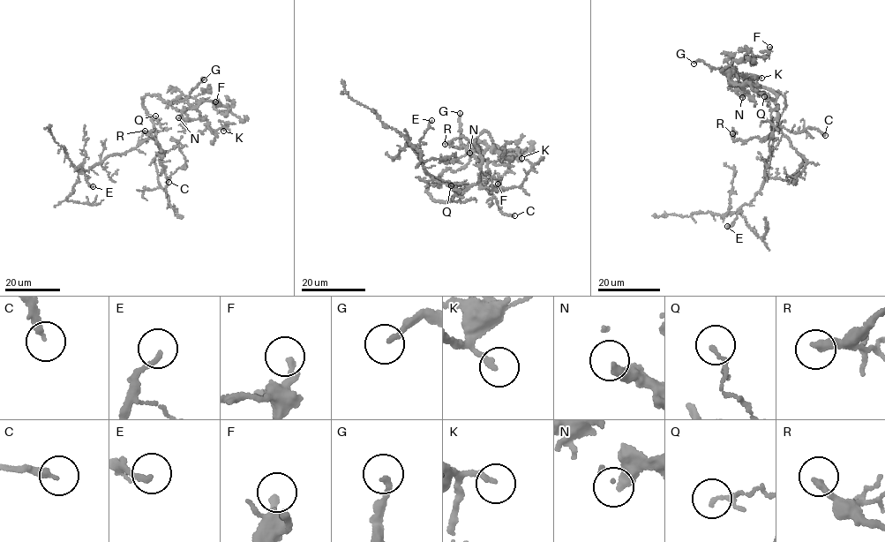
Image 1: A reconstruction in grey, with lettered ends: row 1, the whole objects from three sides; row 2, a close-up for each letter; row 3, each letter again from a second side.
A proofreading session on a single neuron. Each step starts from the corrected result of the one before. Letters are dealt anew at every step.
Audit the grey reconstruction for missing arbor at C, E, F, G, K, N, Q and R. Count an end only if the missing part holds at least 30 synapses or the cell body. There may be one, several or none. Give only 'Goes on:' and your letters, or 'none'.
Goes on: C, R

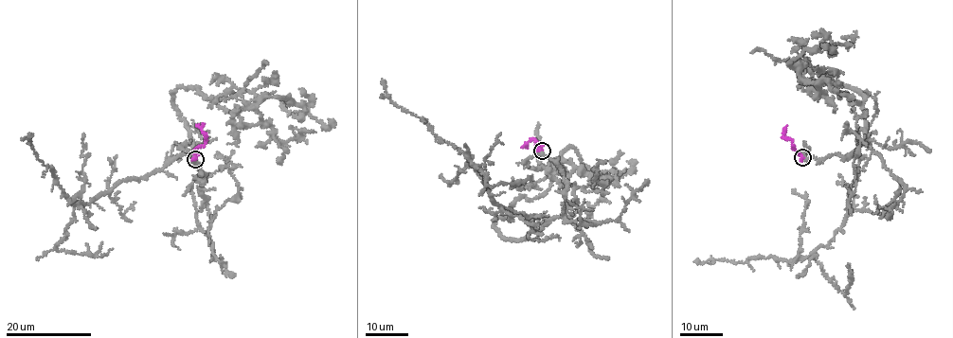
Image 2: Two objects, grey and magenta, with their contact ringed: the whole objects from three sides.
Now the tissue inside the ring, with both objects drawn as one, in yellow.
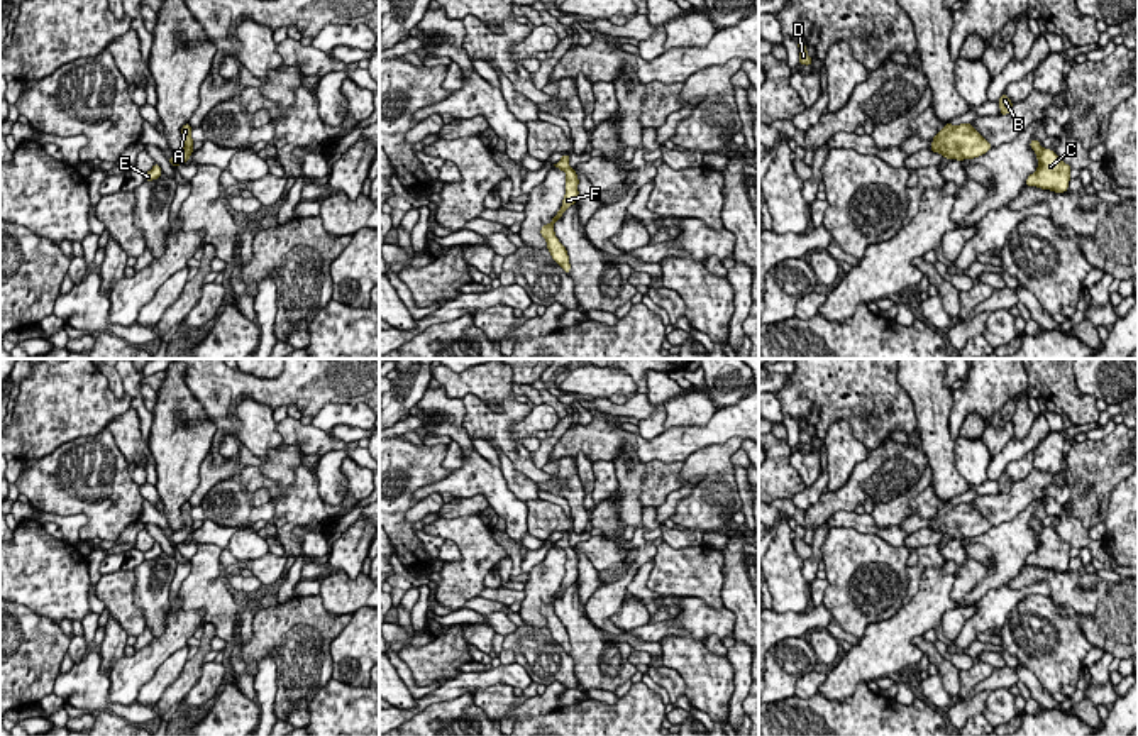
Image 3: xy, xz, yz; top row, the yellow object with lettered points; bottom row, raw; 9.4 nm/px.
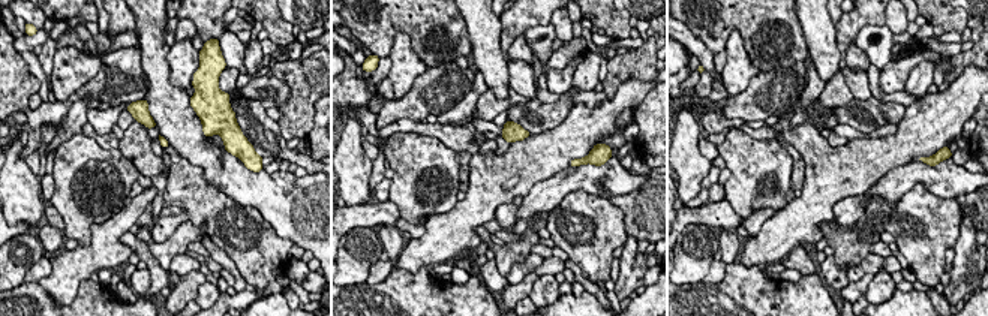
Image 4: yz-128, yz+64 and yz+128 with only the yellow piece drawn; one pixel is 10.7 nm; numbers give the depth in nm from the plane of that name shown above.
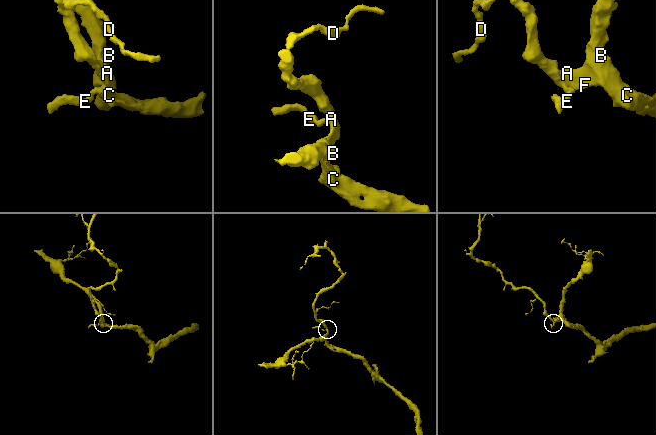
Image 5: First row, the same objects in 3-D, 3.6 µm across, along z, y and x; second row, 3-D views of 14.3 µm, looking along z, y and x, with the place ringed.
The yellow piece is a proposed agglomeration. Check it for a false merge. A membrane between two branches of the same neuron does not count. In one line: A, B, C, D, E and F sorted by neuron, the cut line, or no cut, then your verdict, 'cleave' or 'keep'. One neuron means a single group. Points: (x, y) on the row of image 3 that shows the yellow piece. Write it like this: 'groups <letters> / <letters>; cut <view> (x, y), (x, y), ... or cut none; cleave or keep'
groups A B C D E F; cut none; keep

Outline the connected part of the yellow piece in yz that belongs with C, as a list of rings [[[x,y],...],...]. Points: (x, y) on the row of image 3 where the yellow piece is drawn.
[[[1031,139],[1030,147],[1038,157],[1038,169],[1026,178],[1026,186],[1065,193],[1070,181],[1070,166],[1053,151],[1043,149],[1036,139]]]

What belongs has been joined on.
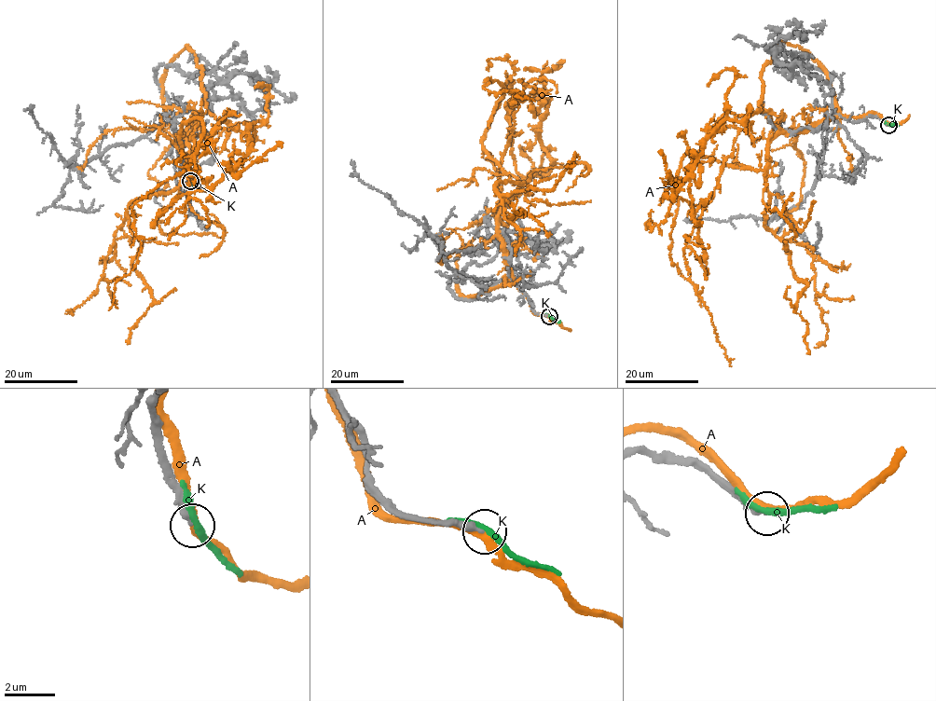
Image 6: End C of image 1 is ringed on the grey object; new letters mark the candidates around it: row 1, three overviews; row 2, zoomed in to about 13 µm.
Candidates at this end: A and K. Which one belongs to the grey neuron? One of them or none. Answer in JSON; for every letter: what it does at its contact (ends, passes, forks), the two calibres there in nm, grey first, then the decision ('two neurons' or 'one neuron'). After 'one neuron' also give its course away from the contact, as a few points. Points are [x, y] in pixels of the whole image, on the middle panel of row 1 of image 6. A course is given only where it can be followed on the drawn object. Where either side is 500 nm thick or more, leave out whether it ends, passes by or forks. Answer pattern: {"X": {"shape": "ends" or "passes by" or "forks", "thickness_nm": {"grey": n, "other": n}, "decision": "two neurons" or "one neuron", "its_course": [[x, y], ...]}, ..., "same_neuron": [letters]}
{"A": {"shape": "passes by", "thickness_nm": {"grey": 360, "other": 280}, "decision": "two neurons"}, "K": {"shape": "ends", "thickness_nm": {"grey": 360, "other": 280}, "decision": "two neurons"}, "same_neuron": []}

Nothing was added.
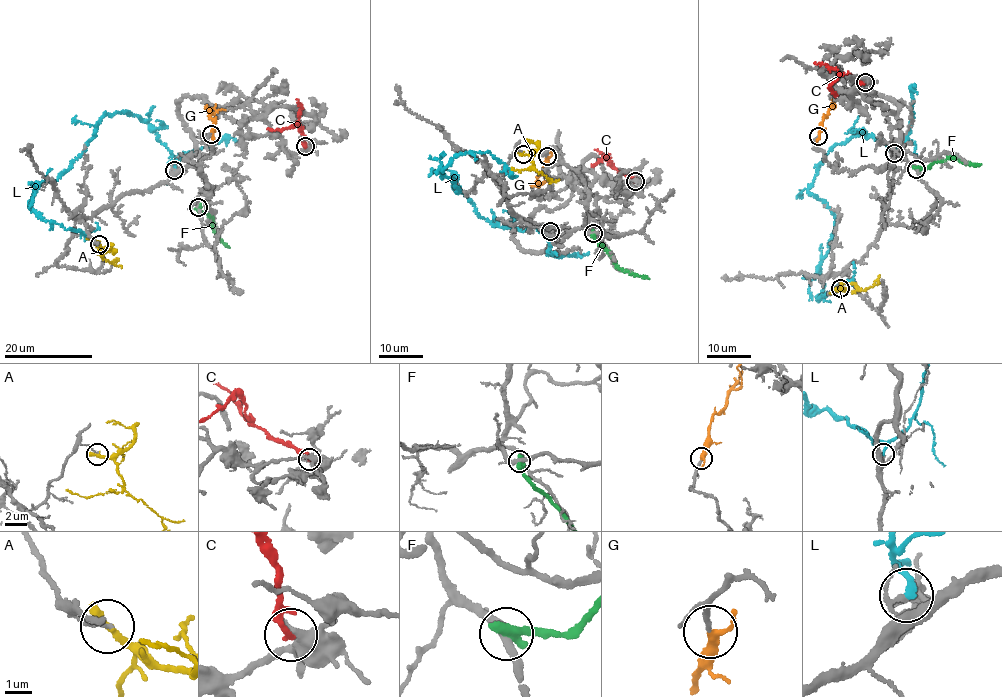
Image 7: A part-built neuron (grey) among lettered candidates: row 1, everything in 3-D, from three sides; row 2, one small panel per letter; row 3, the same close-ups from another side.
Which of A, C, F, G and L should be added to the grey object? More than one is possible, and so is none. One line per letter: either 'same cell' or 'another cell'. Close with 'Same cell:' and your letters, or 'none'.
A: another cell
C: another cell
F: another cell
G: same cell
L: another cell
Same cell: G

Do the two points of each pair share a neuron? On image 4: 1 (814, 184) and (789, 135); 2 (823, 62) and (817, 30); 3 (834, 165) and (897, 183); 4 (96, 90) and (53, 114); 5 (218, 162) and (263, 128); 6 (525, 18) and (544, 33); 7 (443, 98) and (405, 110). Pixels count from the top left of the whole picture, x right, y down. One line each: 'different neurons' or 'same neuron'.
1: same neuron
2: same neuron
3: different neurons
4: same neuron
5: different neurons
6: different neurons
7: same neuron

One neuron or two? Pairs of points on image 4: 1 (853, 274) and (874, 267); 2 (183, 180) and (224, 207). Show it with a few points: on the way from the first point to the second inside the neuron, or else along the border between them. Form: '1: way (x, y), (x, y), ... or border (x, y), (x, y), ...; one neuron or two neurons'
1: way (858, 271), (870, 267); one neuron
2: way (194, 190), (213, 207); one neuron

